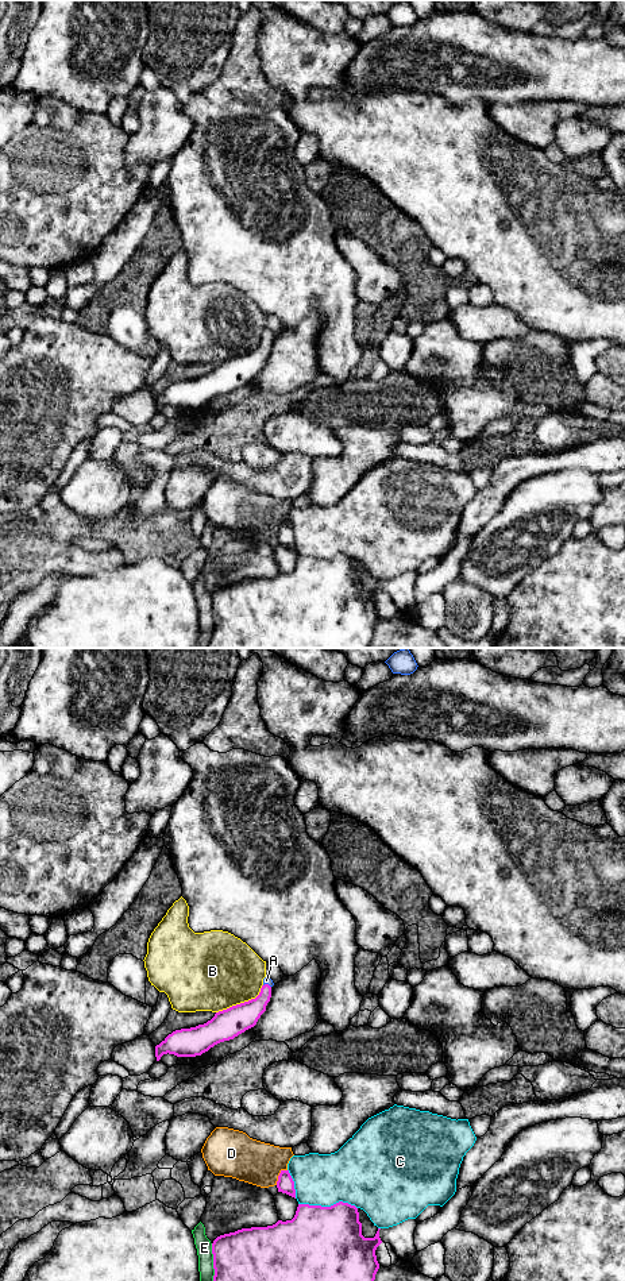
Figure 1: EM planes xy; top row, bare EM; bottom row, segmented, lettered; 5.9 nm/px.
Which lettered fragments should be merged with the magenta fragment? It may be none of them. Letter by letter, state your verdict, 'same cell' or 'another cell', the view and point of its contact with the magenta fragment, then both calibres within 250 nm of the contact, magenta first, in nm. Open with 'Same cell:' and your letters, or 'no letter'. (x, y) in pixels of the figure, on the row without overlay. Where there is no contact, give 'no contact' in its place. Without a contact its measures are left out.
Same cell: A
A: same cell; contact xy (267, 336); calibres 160 and 50 nm
B: another cell; contact xy (242, 355); calibres 180 and 460 nm
C: another cell; contact xy (328, 559); calibres 500 and 340 nm
D: another cell; contact xy (278, 528); calibres 110 and 260 nm
E: another cell; contact xy (213, 620); calibres 500 and 100 nm

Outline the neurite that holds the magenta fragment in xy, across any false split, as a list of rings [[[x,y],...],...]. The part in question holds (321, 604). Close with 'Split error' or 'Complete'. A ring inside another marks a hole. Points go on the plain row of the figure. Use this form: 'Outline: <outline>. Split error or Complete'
Outline: [[[339,553],[331,559],[298,556],[292,572],[278,572],[273,578],[242,580],[217,589],[212,595],[215,628],[207,648],[369,648],[379,621],[375,607],[377,599],[382,595],[379,582],[381,580],[378,580],[374,590],[364,590],[362,587],[358,560],[348,555]]]. Complete

